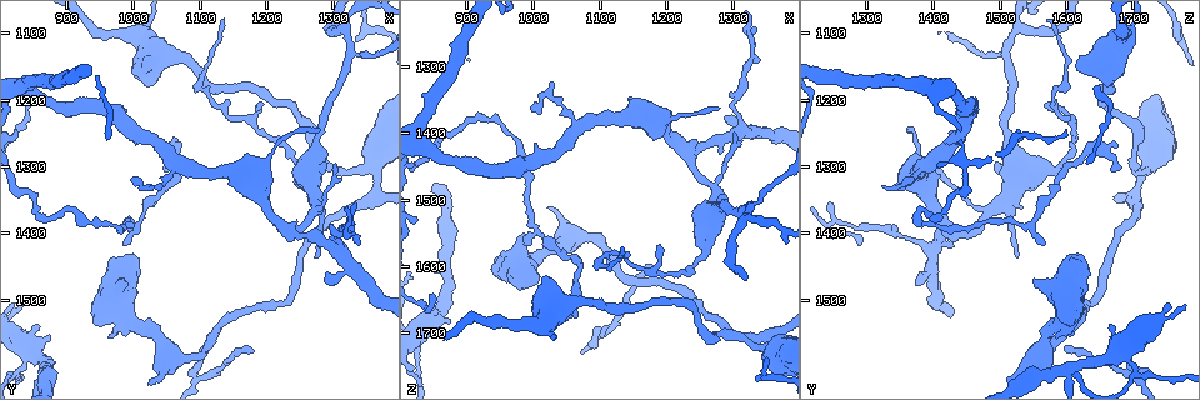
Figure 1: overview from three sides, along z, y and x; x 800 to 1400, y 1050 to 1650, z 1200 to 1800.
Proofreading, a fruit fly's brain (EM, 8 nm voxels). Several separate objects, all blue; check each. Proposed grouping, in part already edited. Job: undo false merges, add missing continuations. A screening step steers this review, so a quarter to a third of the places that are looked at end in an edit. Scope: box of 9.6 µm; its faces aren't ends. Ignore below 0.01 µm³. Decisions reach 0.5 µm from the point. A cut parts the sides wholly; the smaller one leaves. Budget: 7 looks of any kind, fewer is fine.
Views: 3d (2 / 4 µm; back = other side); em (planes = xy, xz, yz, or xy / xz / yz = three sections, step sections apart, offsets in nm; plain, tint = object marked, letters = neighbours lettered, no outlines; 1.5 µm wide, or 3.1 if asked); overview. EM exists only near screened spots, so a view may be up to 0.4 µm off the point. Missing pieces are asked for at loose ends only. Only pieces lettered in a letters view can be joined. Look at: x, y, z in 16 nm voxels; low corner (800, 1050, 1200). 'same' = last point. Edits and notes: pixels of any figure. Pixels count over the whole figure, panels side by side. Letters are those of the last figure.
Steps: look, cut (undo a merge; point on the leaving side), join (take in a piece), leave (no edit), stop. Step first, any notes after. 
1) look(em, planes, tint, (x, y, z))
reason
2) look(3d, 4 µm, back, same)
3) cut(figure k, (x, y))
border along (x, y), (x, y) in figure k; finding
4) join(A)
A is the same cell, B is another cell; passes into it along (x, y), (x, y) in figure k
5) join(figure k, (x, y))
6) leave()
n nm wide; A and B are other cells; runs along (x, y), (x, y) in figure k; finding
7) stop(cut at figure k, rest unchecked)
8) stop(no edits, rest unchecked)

look(em, planes, letters, (1335, 1355, 1240))
branch stops here

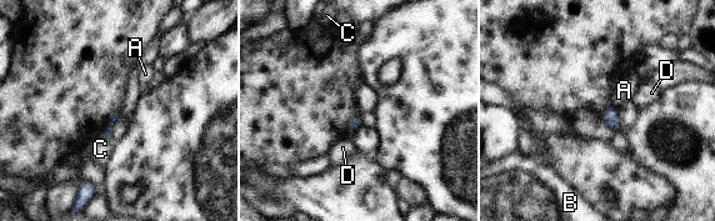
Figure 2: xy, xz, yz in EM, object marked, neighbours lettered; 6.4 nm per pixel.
leave()
A, B, C and D are other cells; border along (610, 105), (616, 109) in figure 2; none of them fits

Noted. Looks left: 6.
look(3d, 2 µm, (1280, 1245, 1360))
thin end

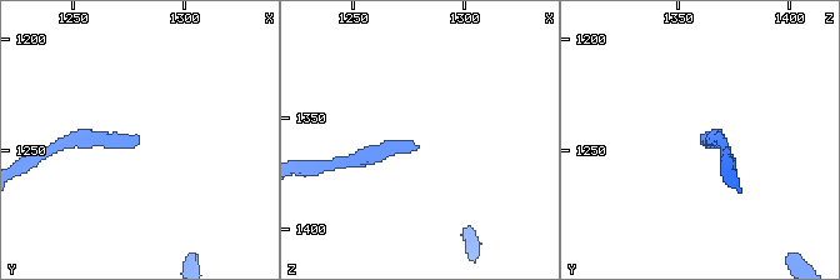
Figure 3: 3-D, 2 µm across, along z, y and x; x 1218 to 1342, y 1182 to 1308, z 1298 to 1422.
look(em, xy, step 8, letters, (1278, 1245, 1363))

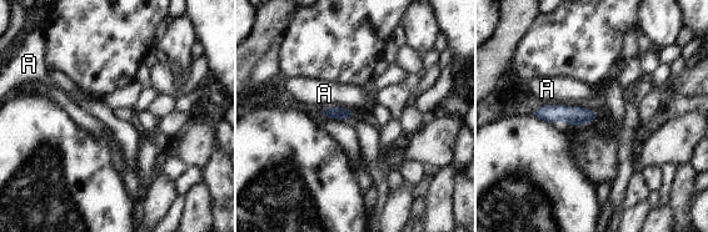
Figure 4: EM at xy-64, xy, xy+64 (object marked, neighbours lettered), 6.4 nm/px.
leave()
A touches over 220 nm; A is another cell; border along (322, 107), (345, 107), (353, 112) in figure 4; none of them fits

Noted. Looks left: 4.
look(em, planes, letters, (1020, 1175, 1660))

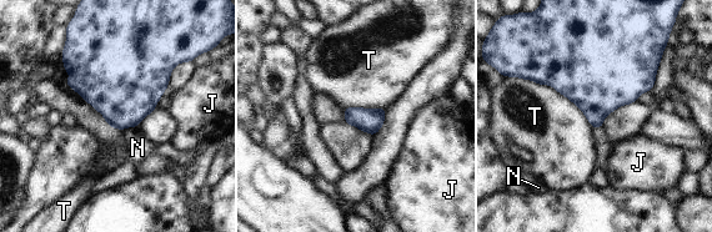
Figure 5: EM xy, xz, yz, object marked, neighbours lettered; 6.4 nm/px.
leave()
T touches over 600 nm; J, N and T are other cells; border along (519, 77), (551, 85), (593, 127) in figure 5; none of them fits

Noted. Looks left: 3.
stop(no edits, rest unchecked)

